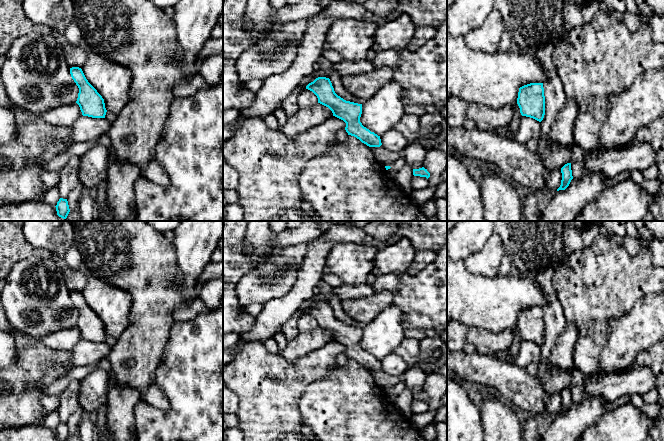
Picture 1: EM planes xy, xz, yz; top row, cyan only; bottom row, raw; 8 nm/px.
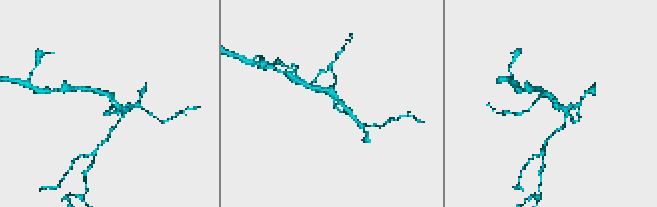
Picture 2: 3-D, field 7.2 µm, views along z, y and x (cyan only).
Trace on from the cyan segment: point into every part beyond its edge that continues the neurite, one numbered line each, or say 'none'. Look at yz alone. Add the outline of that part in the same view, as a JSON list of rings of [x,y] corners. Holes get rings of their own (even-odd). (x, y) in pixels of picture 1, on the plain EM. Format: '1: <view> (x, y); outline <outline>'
none

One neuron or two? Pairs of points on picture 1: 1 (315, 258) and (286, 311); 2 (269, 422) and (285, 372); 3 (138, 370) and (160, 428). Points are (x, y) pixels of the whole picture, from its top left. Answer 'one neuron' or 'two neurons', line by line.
1: one neuron
2: one neuron
3: two neurons

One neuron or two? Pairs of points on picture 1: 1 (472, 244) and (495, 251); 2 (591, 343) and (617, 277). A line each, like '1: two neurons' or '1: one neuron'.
1: two neurons
2: one neuron

